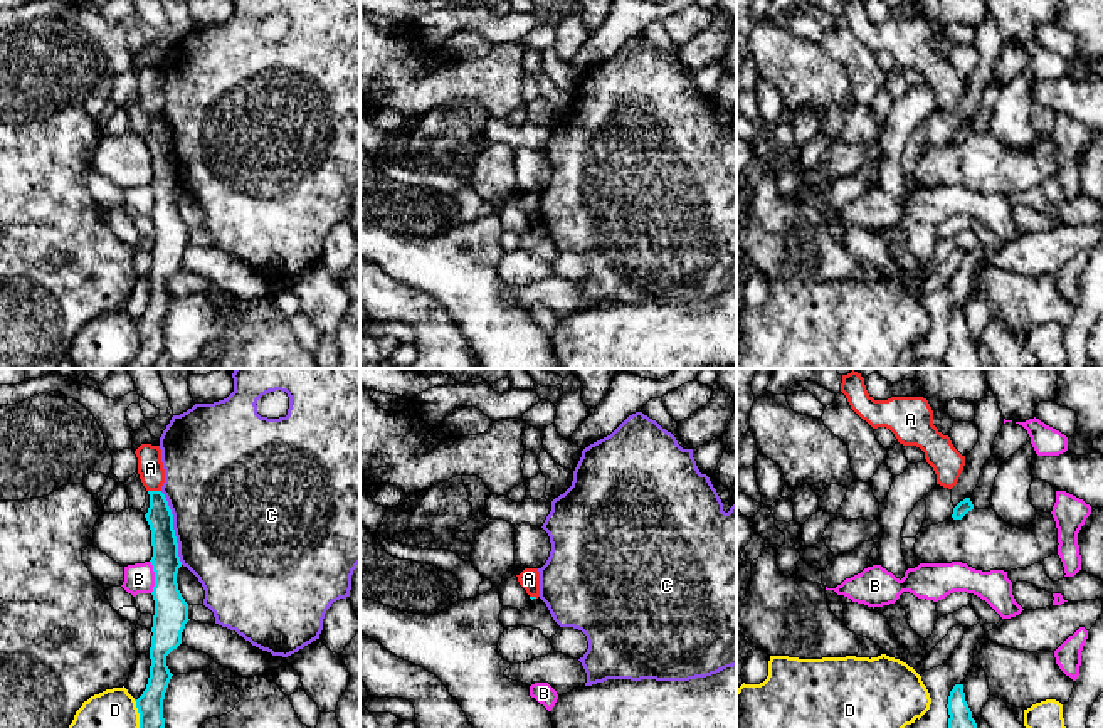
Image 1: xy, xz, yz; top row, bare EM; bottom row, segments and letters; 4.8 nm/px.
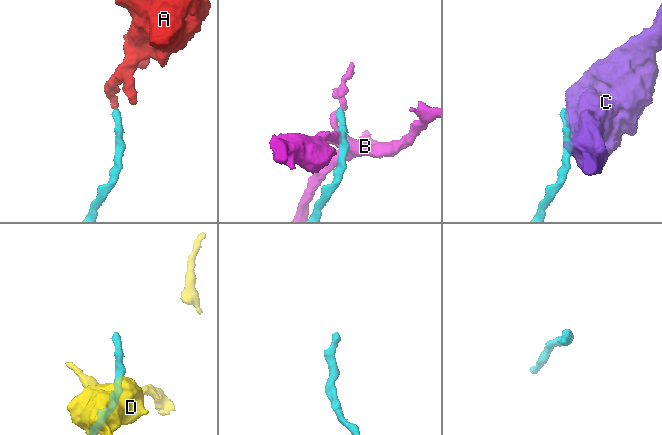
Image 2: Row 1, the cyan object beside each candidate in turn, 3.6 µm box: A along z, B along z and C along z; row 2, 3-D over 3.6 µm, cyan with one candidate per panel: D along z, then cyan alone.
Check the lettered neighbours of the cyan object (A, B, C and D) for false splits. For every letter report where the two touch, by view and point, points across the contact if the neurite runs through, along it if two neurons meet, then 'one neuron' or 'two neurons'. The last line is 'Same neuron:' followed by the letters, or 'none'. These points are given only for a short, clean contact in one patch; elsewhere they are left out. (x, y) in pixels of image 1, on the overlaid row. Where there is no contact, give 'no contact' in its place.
A: meets cyan in xy at (155, 491); border along xy (148, 490), (160, 491); two neurons
B: meets cyan in xy at (155, 577); border along xy (150, 560), (153, 572), (152, 592); two neurons
C: meets cyan in xy at (172, 528); border along xy (160, 491), (172, 515), (177, 555), (182, 564); two neurons
D: meets cyan in xy at (138, 712); border along xy (133, 700), (140, 727); two neurons
Same neuron: none

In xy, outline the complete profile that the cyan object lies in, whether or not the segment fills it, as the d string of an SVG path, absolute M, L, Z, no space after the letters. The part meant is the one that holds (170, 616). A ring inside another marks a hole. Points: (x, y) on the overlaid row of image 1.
M148 491L150 508L145 514L151 530L155 572L155 615L150 647L150 678L143 694L135 699L140 713L140 728L165 728L163 699L172 679L166 656L182 644L182 632L188 619L188 604L182 597L177 573L182 567L173 530L173 514L161 491Z

